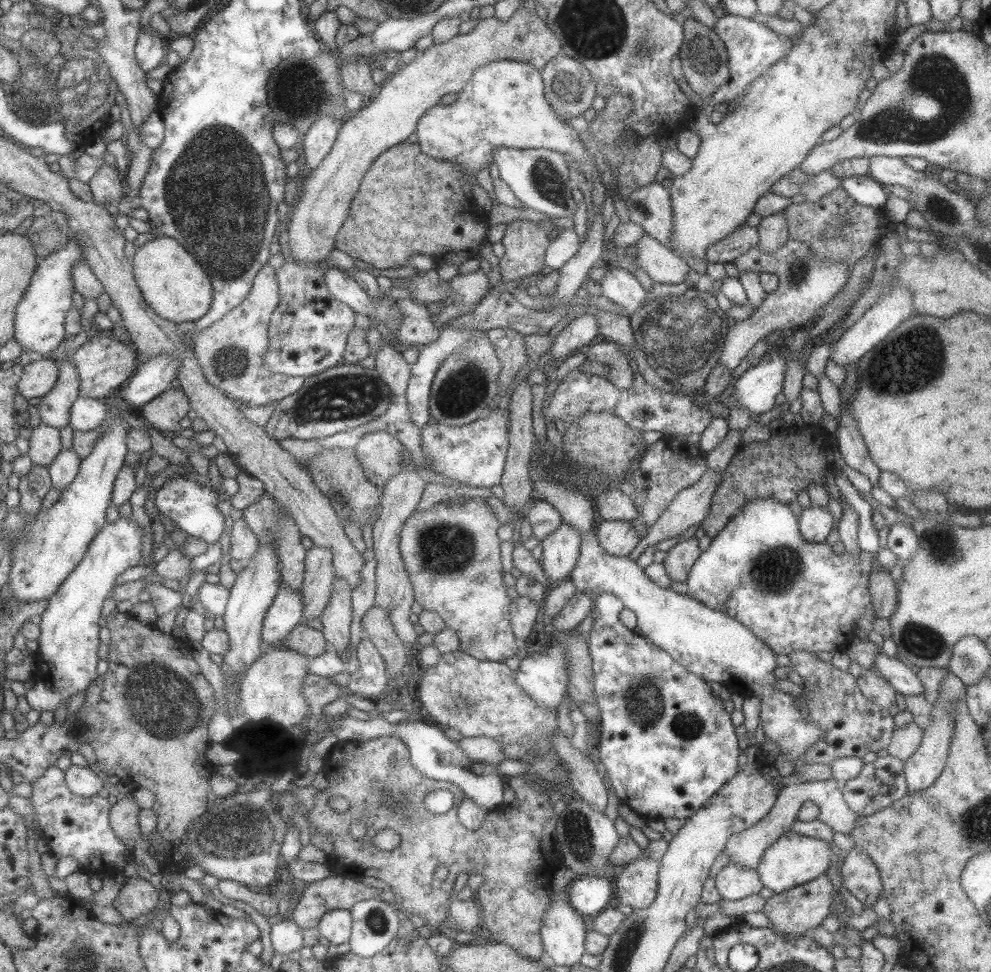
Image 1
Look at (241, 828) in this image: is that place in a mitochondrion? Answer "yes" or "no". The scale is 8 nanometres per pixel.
yes

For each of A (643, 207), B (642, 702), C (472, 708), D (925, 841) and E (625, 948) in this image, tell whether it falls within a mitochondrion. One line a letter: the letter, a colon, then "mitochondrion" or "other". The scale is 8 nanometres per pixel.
A: mitochondrion
B: mitochondrion
C: mitochondrion
D: other
E: mitochondrion

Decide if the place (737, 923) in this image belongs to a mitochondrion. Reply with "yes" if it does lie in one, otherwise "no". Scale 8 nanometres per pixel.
no

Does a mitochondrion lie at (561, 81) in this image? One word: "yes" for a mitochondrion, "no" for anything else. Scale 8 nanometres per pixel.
yes

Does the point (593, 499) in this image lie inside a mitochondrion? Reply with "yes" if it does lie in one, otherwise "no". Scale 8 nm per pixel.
no

